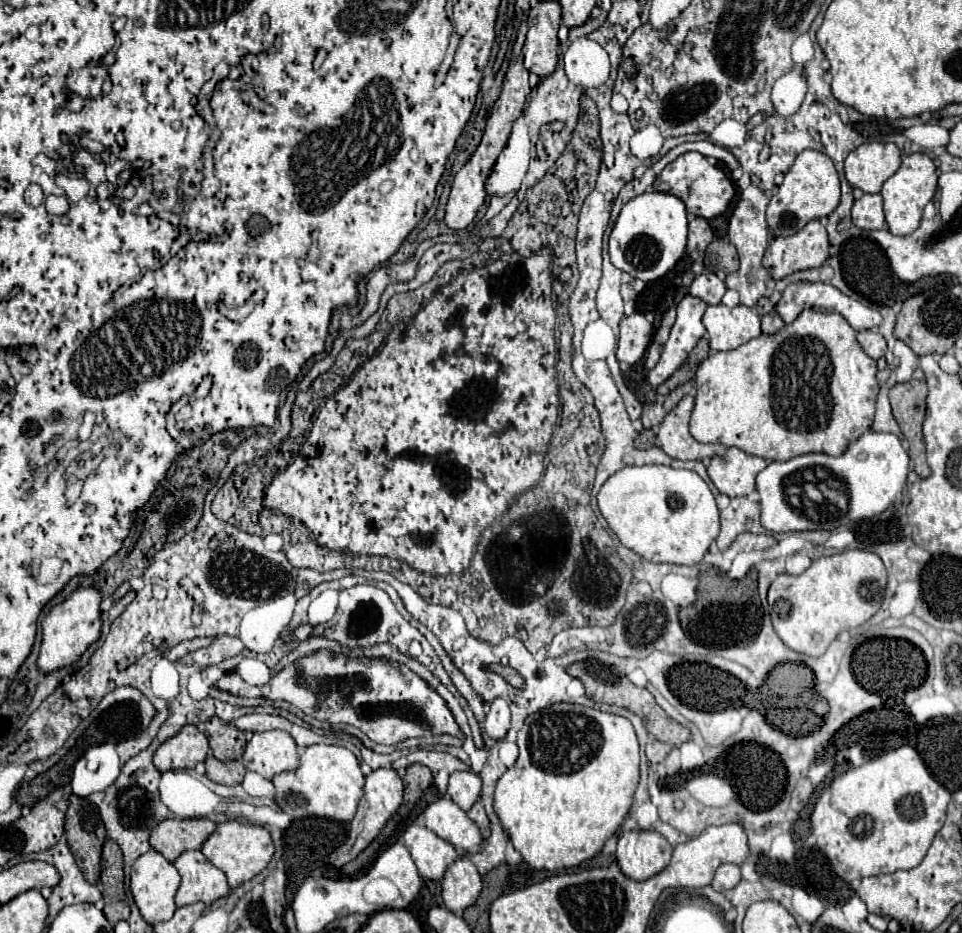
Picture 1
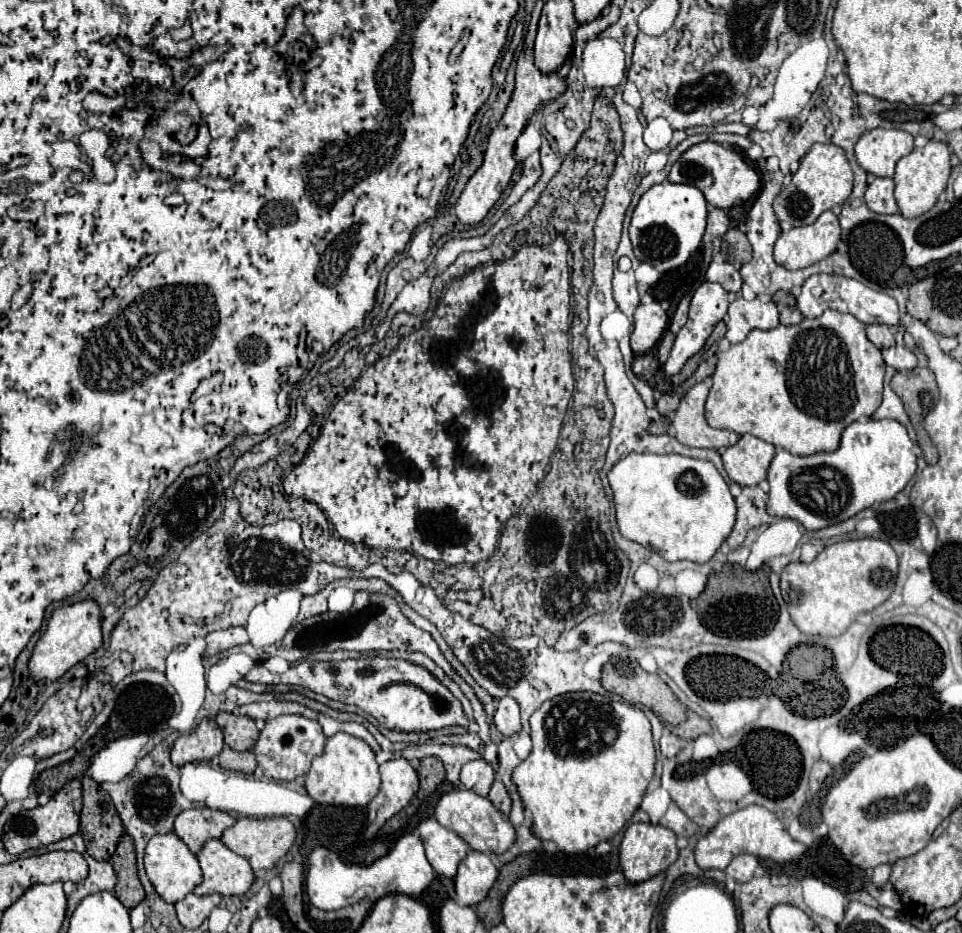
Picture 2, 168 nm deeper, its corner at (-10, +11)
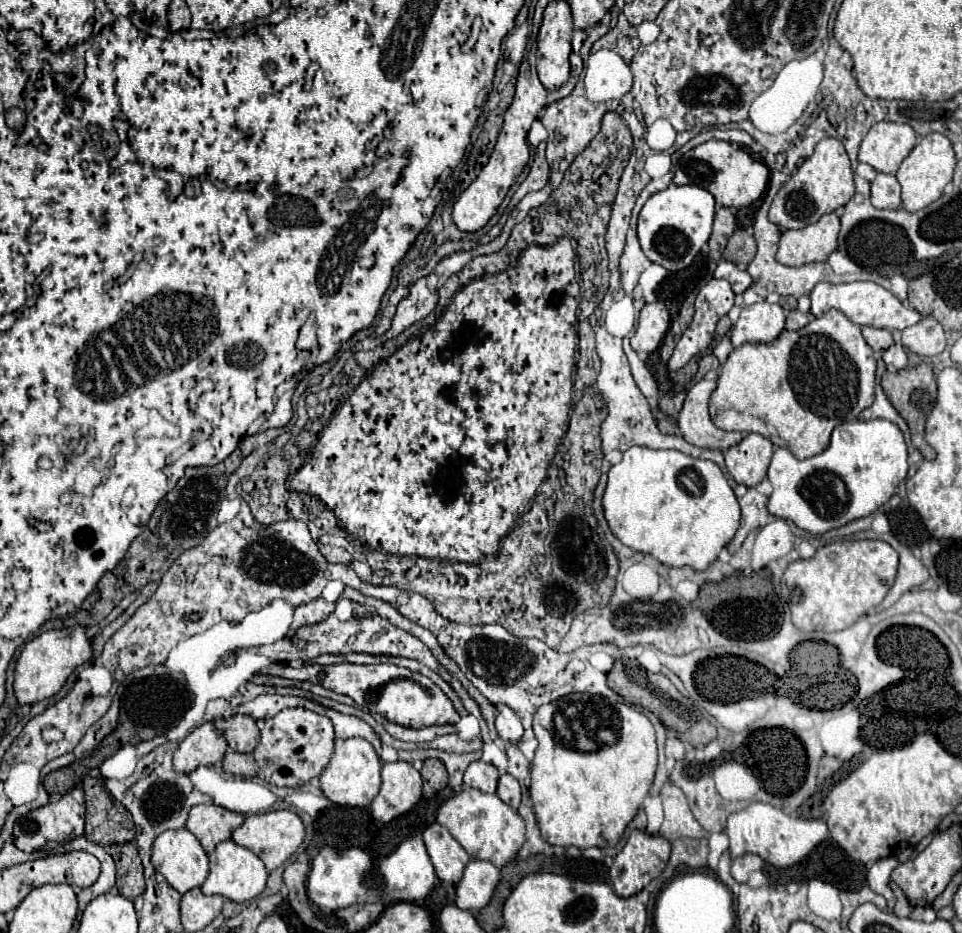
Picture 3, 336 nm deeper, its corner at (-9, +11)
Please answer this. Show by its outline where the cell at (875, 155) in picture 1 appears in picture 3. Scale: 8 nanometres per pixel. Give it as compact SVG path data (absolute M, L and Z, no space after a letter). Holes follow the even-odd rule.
M877 122L861 142L859 162L873 166L877 172L895 174L915 144L917 136L911 126Z

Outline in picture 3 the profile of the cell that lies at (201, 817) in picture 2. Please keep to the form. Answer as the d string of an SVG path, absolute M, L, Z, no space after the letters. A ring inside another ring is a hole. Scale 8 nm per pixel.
M199 804L191 808L185 828L201 842L203 850L209 854L219 842L229 840L231 832L241 826L243 814L225 810L215 804Z

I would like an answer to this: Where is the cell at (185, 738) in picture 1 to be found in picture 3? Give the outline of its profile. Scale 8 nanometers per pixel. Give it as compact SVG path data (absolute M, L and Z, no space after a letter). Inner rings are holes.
M207 722L195 728L183 742L179 742L173 754L173 766L177 772L191 772L197 766L211 766L223 760L227 750L225 736L215 728L213 722Z

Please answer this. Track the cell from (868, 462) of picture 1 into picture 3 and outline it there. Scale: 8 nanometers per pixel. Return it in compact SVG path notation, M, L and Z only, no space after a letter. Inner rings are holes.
M889 420L843 422L833 430L829 448L813 458L797 460L787 448L775 450L771 466L769 466L769 476L767 476L773 484L773 494L769 496L767 510L777 518L793 520L797 528L819 536L831 528L839 528L851 520L857 520L875 512L895 494L895 488L905 480L907 472L909 472L907 444L905 444L903 432L895 424L891 424Z

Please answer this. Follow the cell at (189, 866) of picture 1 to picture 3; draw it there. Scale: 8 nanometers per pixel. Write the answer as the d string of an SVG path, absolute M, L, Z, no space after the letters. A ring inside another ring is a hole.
M233 840L219 842L215 850L209 854L209 862L211 862L211 870L205 884L201 886L203 894L219 894L233 902L247 902L263 892L267 882L267 870L265 864L251 850L237 846Z

